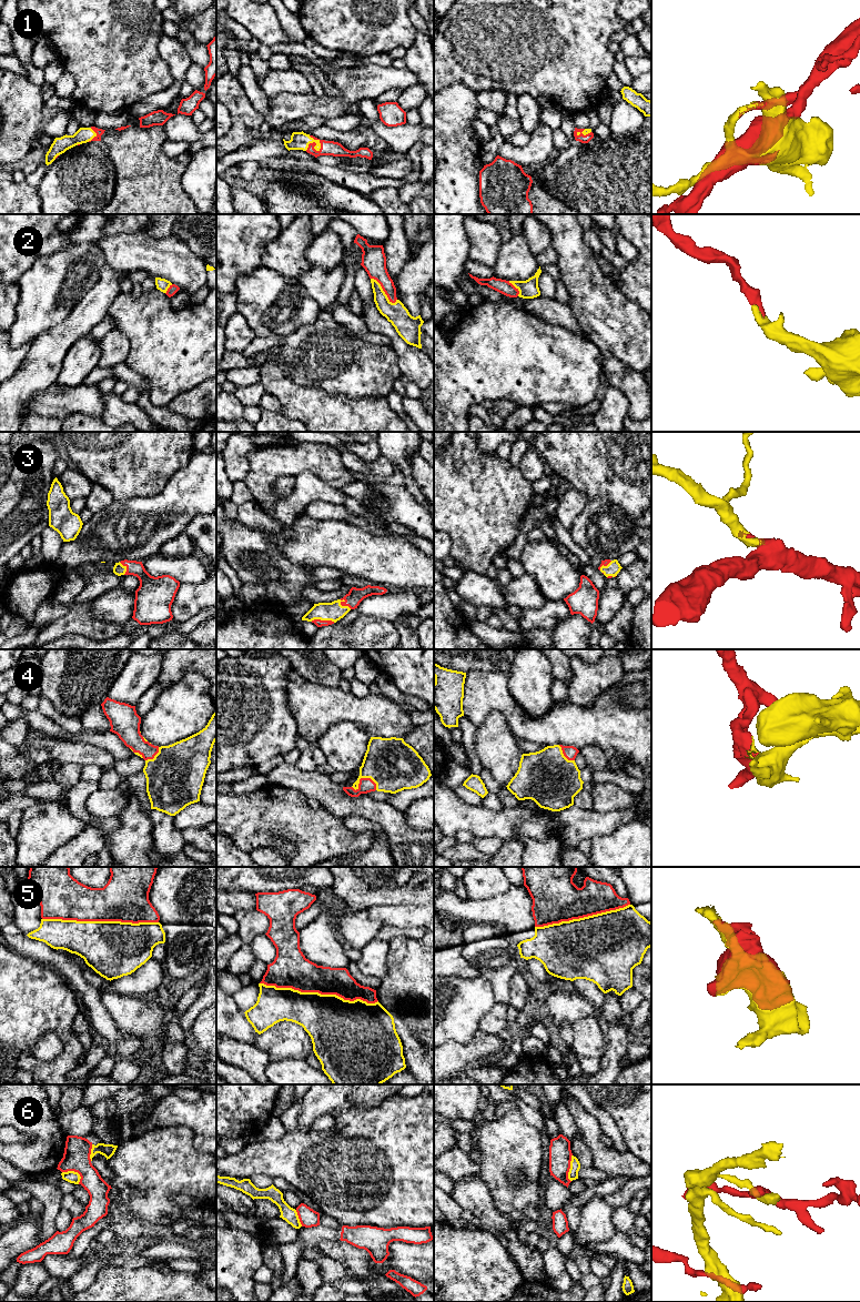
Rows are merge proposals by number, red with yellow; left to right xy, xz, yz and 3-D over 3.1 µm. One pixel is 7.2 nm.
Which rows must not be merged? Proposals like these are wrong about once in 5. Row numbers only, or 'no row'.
6

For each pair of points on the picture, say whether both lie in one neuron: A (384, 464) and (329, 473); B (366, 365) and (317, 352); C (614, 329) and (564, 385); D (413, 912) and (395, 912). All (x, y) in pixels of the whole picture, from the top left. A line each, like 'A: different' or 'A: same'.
A: different
B: same
C: different
D: same

